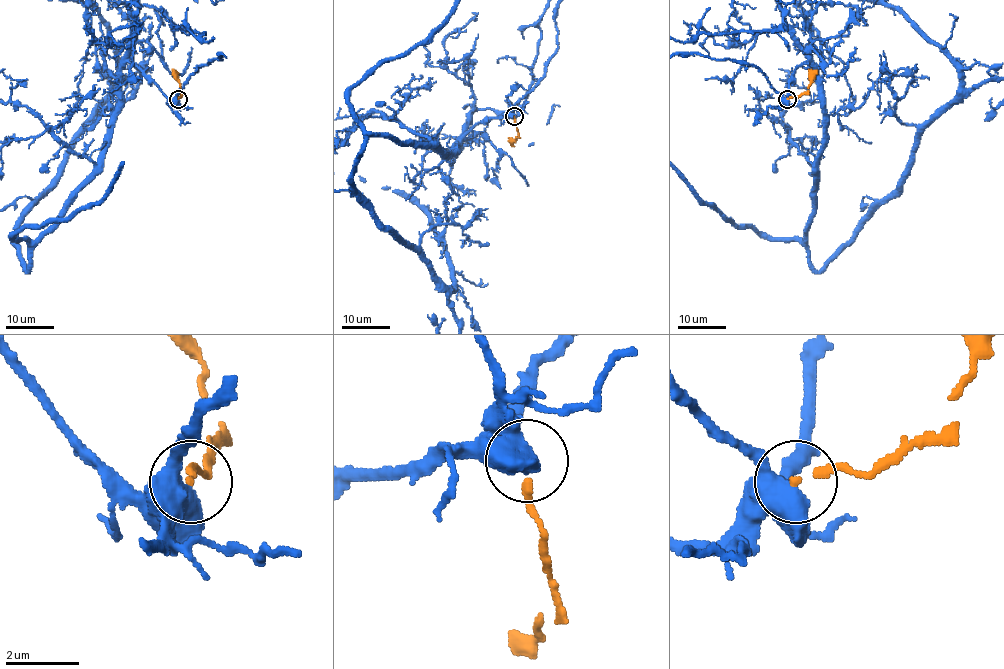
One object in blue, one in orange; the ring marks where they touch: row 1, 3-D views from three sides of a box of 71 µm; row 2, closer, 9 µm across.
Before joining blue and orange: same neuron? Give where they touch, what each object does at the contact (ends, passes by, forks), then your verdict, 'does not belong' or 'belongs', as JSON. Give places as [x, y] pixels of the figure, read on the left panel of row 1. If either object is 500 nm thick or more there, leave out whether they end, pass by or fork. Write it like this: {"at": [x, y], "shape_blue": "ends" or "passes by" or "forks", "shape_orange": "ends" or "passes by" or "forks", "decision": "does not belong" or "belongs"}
{"at": [178, 99], "decision": "does not belong"}

